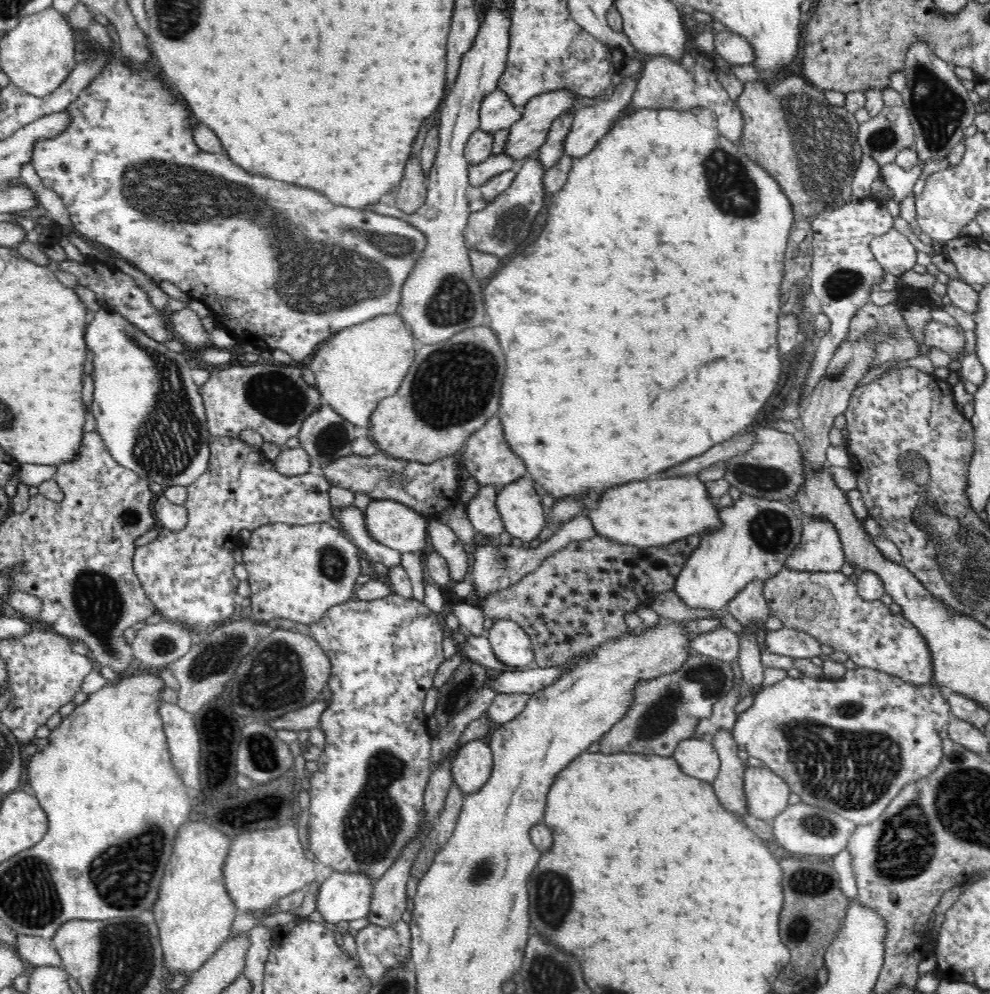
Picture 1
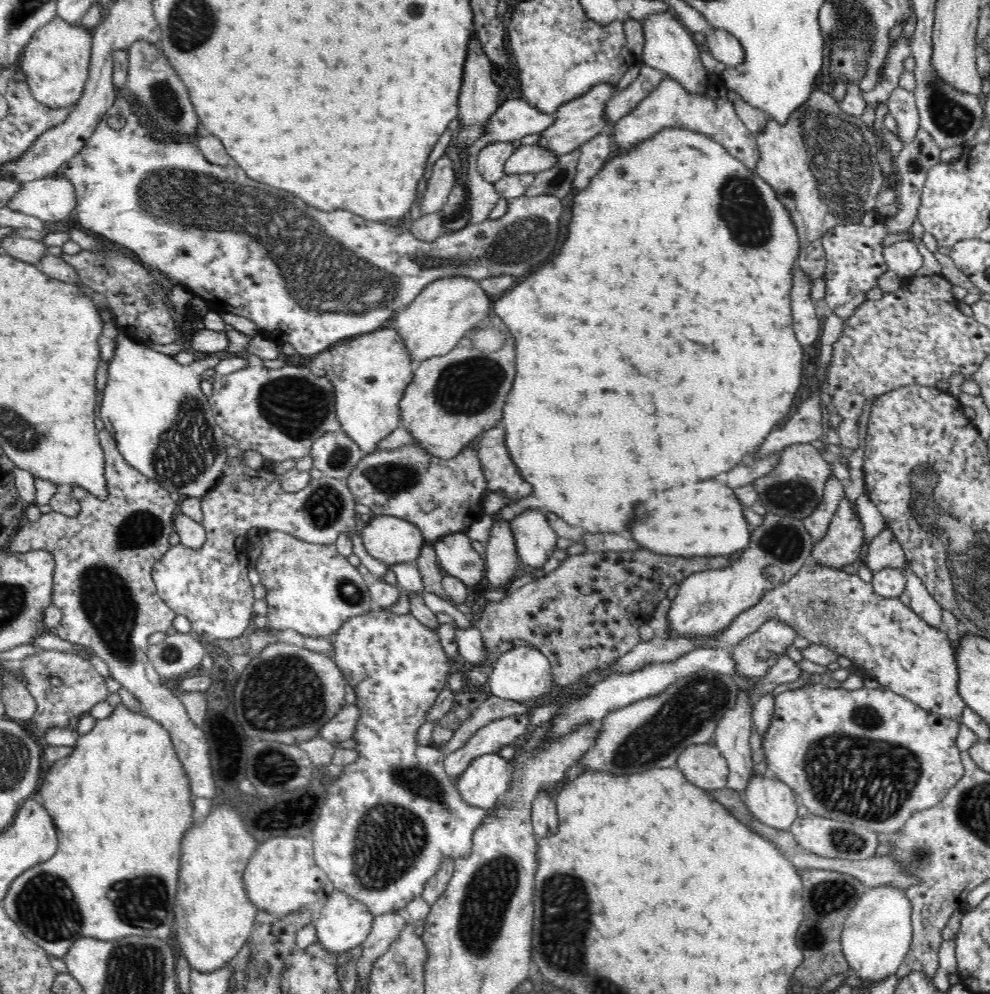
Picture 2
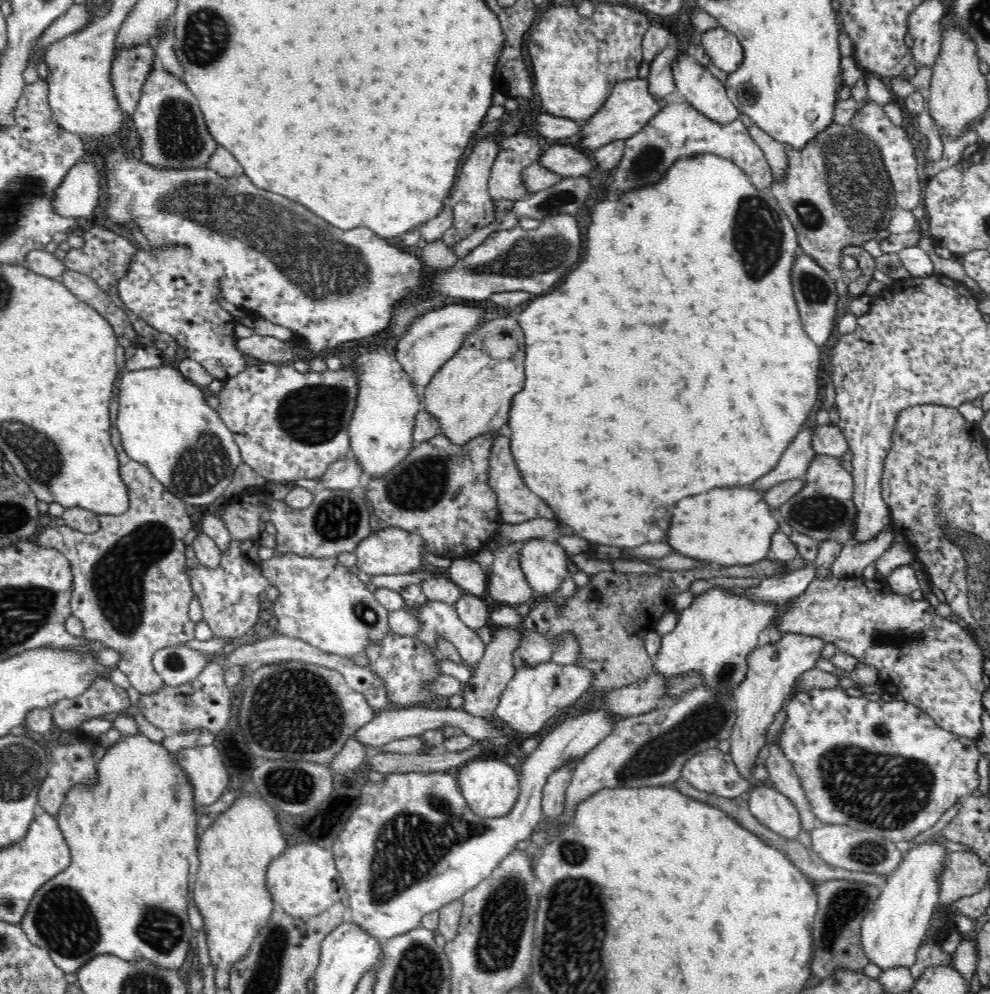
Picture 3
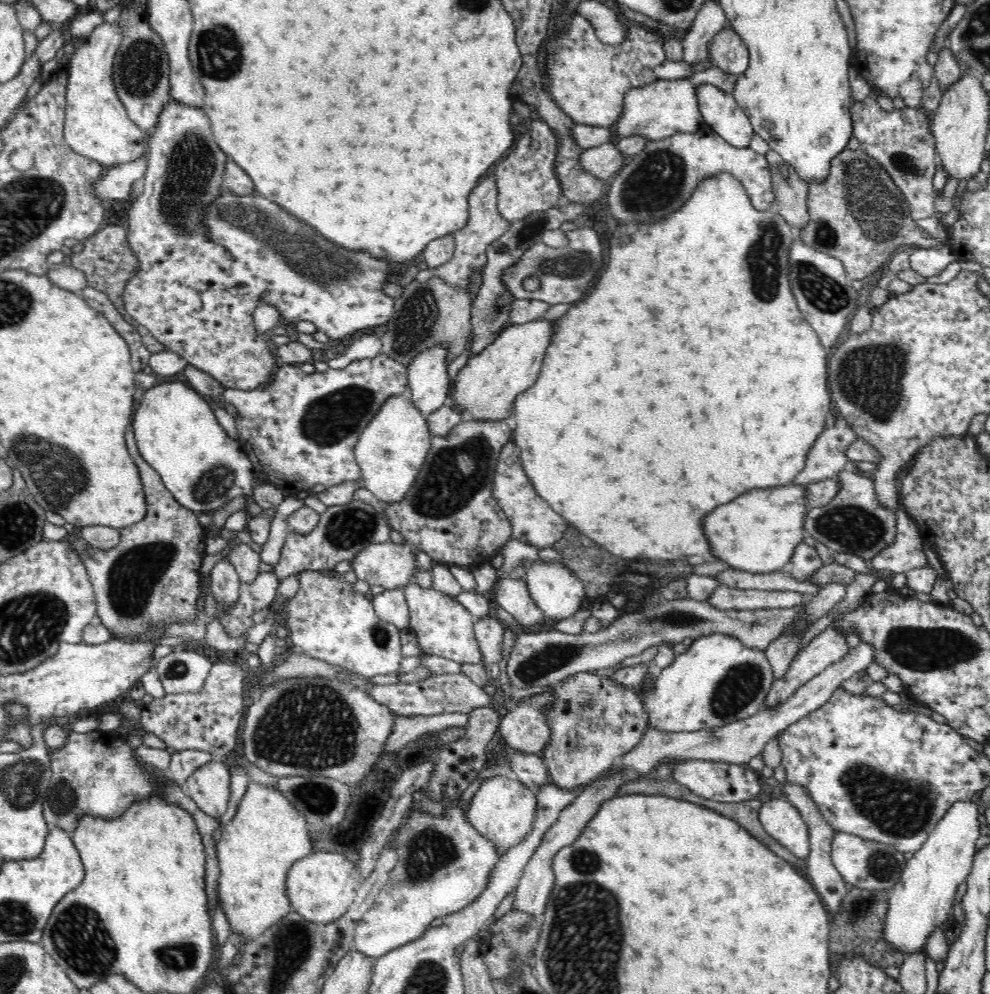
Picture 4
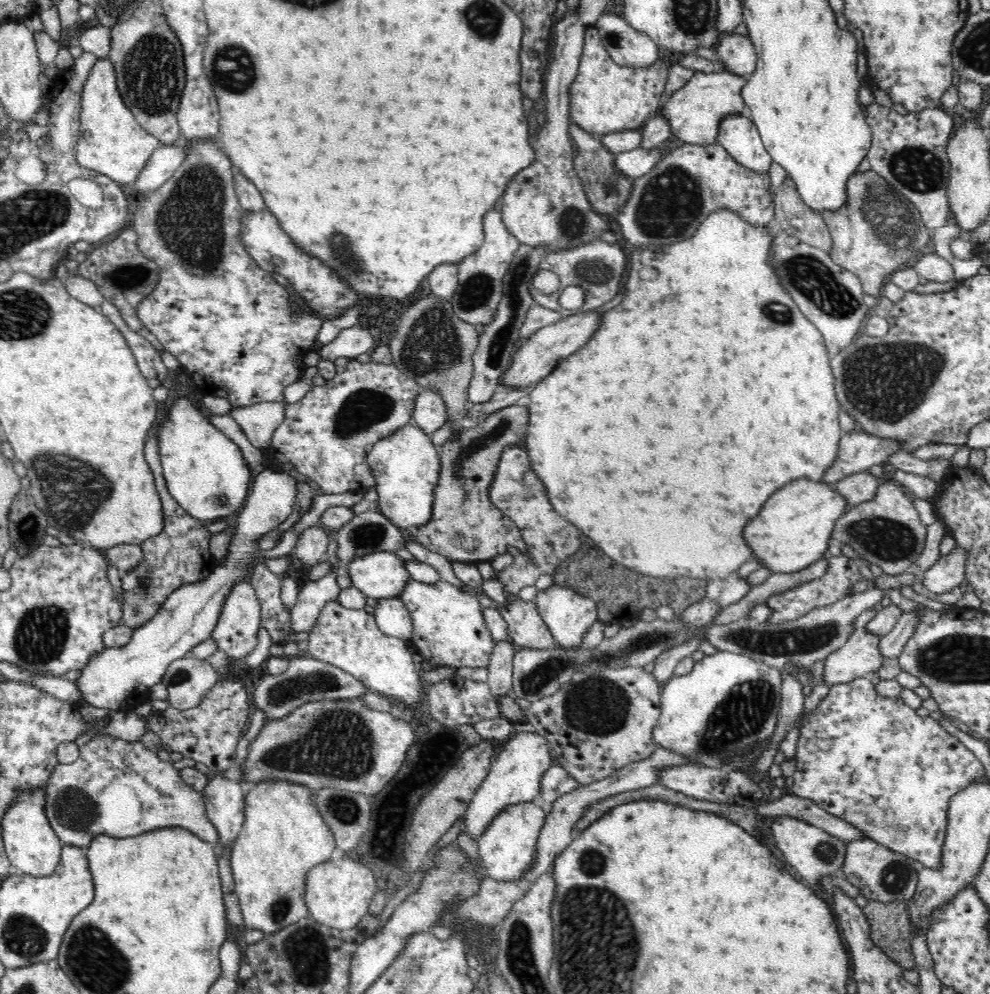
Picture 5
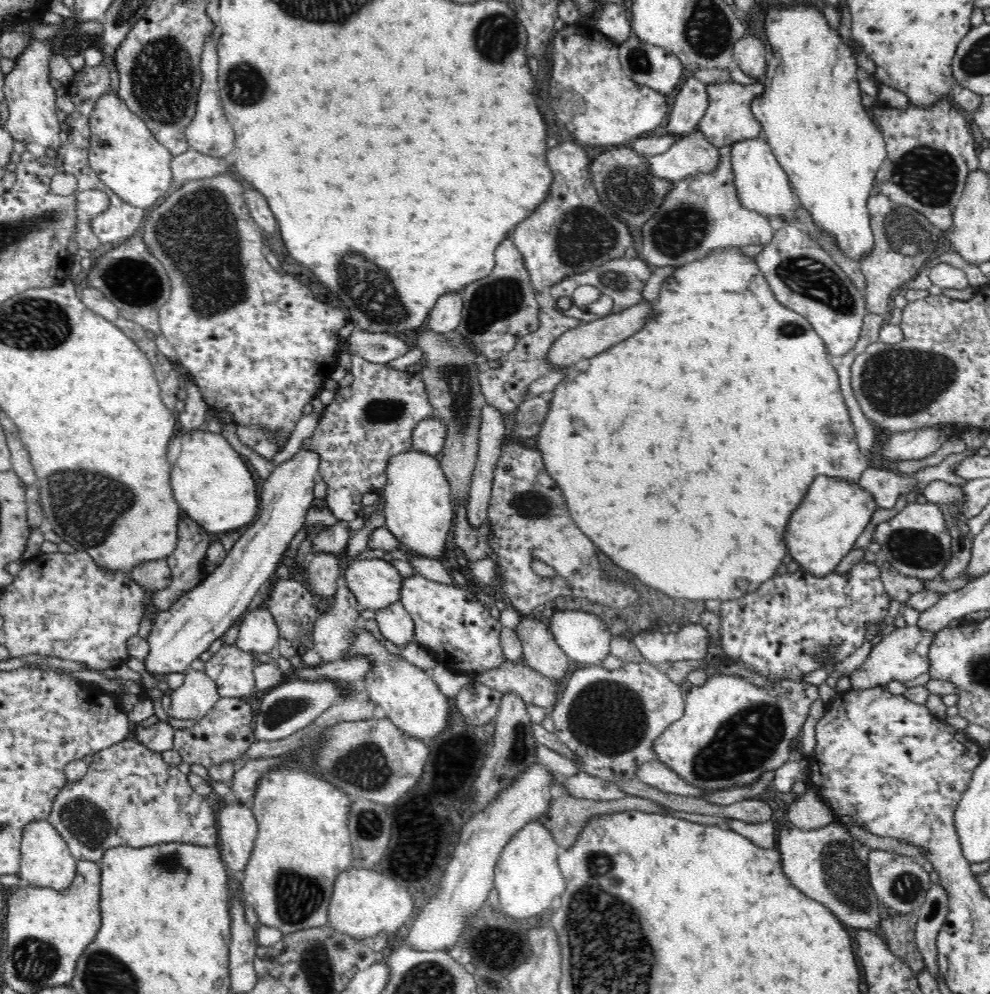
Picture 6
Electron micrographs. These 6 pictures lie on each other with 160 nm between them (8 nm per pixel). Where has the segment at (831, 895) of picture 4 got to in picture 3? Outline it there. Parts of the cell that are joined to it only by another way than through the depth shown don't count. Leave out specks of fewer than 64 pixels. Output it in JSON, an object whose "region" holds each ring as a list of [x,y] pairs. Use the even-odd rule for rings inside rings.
{"region":[[[767,743],[769,757],[766,759],[765,767],[767,768],[768,783],[775,787],[776,790],[785,794],[797,807],[800,818],[801,828],[808,832],[812,827],[820,823],[818,818],[812,814],[806,796],[799,786],[798,776],[795,776],[794,769],[791,768],[791,762],[783,756],[779,743]]]}

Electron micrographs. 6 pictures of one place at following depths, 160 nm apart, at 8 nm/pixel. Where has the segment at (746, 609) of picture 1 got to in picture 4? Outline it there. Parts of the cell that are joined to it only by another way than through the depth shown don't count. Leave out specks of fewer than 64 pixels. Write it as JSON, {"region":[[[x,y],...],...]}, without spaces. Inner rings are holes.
{"region":[[[825,629],[819,636],[812,639],[802,652],[799,650],[796,652],[788,672],[782,678],[774,676],[772,688],[766,694],[764,706],[773,707],[788,700],[798,688],[802,688],[808,680],[818,676],[830,664],[844,658],[850,650],[846,638]]]}

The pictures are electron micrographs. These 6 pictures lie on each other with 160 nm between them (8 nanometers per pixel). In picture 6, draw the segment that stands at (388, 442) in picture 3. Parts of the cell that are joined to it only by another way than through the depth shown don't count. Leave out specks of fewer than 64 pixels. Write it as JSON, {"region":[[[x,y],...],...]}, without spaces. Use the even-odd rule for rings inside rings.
{"region":[[[408,450],[408,452],[392,456],[386,466],[386,486],[381,490],[383,490],[383,496],[378,505],[383,507],[382,509],[386,513],[385,526],[399,540],[401,546],[410,554],[447,563],[448,561],[442,558],[447,557],[448,534],[452,528],[455,510],[449,480],[435,456],[415,450]]]}

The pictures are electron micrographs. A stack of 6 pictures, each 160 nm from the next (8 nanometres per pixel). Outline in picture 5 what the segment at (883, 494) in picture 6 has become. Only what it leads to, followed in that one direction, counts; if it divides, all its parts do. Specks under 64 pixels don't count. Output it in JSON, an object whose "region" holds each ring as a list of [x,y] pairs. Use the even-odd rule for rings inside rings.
{"region":[[[864,471],[845,476],[836,484],[832,484],[832,487],[838,494],[844,496],[847,504],[856,507],[856,504],[872,501],[881,483],[870,471]]]}

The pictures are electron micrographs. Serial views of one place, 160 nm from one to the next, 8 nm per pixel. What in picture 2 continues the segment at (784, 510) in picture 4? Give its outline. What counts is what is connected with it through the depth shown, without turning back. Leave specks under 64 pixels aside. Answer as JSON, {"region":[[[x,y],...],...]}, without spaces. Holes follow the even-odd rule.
{"region":[[[704,480],[698,484],[686,484],[682,488],[672,488],[658,492],[658,498],[638,506],[638,522],[627,528],[627,535],[642,548],[656,554],[674,556],[718,556],[734,554],[747,546],[748,520],[744,517],[742,504],[733,490],[724,484],[714,484],[714,480]]]}

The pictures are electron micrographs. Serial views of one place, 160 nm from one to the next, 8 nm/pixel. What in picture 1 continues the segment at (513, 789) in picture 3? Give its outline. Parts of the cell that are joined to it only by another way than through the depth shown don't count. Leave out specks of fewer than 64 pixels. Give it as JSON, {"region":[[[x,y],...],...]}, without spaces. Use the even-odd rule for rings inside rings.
{"region":[[[484,739],[458,746],[452,761],[453,780],[463,795],[479,790],[491,772],[491,750]]]}

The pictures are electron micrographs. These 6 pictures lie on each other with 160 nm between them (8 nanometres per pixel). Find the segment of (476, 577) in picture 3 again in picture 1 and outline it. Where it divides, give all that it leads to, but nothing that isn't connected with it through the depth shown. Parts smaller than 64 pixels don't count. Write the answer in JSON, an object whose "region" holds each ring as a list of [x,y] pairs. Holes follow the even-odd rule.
{"region":[[[430,520],[427,523],[427,534],[431,548],[446,559],[450,578],[454,582],[464,580],[470,568],[470,555],[452,528],[438,520]]]}

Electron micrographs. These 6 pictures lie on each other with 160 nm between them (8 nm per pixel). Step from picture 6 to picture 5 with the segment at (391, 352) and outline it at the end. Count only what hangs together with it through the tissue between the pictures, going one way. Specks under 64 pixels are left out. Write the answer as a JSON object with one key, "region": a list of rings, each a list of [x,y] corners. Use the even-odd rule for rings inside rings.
{"region":[[[350,327],[342,329],[336,337],[336,342],[321,345],[319,349],[308,352],[304,358],[304,364],[317,366],[320,360],[335,361],[338,358],[355,359],[362,354],[368,354],[376,348],[378,340],[372,336],[368,329]]]}

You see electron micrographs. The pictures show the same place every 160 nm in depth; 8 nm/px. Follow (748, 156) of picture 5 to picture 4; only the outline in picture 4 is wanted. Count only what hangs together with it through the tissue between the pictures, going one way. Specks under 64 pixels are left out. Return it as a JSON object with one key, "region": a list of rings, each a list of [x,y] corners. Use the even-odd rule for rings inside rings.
{"region":[[[698,83],[694,92],[704,122],[728,144],[749,148],[754,129],[732,93],[728,94],[710,83]]]}

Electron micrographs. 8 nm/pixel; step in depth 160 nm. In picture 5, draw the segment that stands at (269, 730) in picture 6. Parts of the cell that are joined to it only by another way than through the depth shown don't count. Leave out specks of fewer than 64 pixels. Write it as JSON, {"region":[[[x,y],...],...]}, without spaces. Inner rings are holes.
{"region":[[[303,653],[288,657],[288,668],[282,674],[263,674],[256,679],[253,705],[264,712],[266,717],[283,717],[288,711],[300,708],[313,700],[337,700],[338,698],[357,698],[370,692],[359,680],[340,670],[337,666],[322,662]]]}

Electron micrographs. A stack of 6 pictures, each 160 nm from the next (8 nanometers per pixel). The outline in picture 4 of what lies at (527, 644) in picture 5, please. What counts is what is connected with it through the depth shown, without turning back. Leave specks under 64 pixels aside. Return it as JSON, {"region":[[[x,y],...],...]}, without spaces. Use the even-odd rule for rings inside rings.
{"region":[[[508,575],[498,578],[492,593],[495,593],[496,602],[506,612],[513,616],[517,626],[522,630],[532,630],[546,622],[543,612],[533,601],[527,583],[510,579]]]}

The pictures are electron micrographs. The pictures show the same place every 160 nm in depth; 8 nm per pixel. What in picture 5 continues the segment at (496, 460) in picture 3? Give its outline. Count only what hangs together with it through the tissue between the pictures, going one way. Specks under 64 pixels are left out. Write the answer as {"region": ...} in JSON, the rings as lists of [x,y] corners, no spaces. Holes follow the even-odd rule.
{"region":[[[516,446],[502,449],[489,493],[494,507],[498,507],[498,510],[512,519],[522,533],[525,549],[522,551],[520,548],[508,547],[507,552],[512,555],[513,563],[497,575],[503,584],[505,594],[519,596],[524,586],[534,586],[542,574],[554,575],[556,568],[564,560],[568,560],[572,554],[578,552],[582,532],[552,508],[542,481],[535,476],[534,469],[531,468],[526,449]]]}

